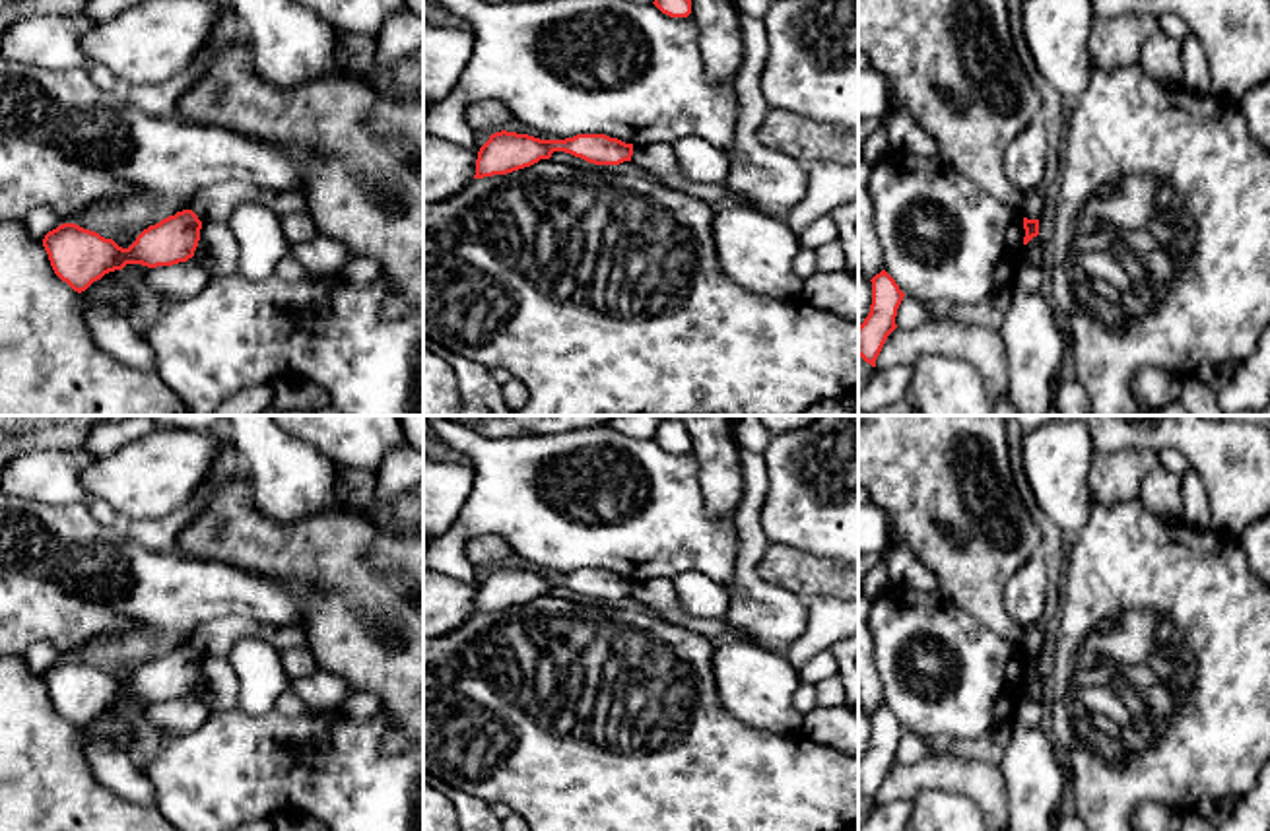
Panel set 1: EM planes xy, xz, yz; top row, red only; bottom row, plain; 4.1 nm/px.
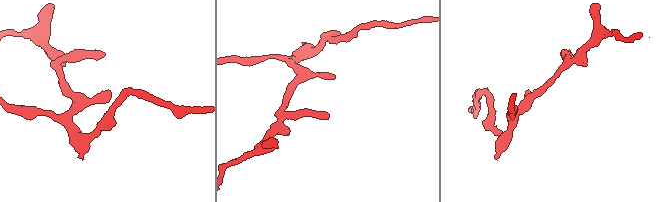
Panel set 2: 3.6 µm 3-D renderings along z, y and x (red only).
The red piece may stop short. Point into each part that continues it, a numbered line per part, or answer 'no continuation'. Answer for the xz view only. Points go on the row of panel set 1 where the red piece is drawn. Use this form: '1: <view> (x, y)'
no continuation

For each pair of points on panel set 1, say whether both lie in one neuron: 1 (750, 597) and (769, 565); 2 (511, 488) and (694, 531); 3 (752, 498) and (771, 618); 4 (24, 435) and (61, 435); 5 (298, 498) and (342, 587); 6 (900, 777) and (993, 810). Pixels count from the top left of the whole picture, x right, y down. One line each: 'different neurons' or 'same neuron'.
1: different neurons
2: same neuron
3: same neuron
4: same neuron
5: different neurons
6: same neuron

